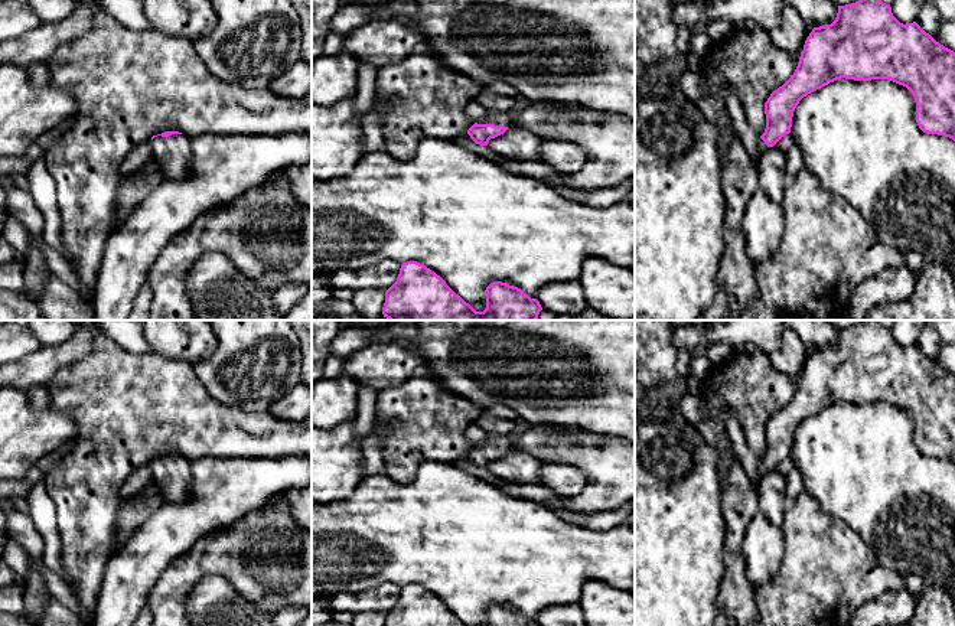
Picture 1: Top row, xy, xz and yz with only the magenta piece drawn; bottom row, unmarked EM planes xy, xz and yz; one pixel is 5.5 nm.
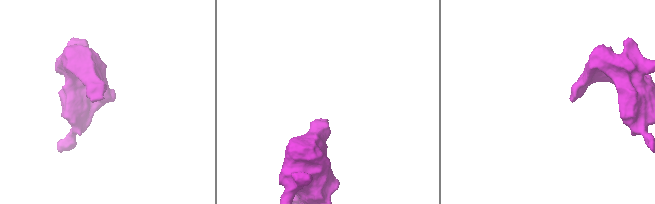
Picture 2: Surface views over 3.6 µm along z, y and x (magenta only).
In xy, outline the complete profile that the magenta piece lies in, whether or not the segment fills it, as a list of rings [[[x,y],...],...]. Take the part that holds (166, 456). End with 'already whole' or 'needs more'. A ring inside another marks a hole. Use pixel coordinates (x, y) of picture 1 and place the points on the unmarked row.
[[[179,454],[151,460],[153,479],[160,488],[163,503],[177,503],[189,492],[190,462]]]; needs more

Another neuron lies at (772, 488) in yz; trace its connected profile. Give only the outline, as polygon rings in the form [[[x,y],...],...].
[[[769,470],[759,482],[757,486],[759,512],[766,519],[782,526],[786,501],[786,482],[785,476]]]

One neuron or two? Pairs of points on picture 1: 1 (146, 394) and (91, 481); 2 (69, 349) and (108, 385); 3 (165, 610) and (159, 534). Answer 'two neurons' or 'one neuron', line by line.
1: one neuron
2: two neurons
3: two neurons

